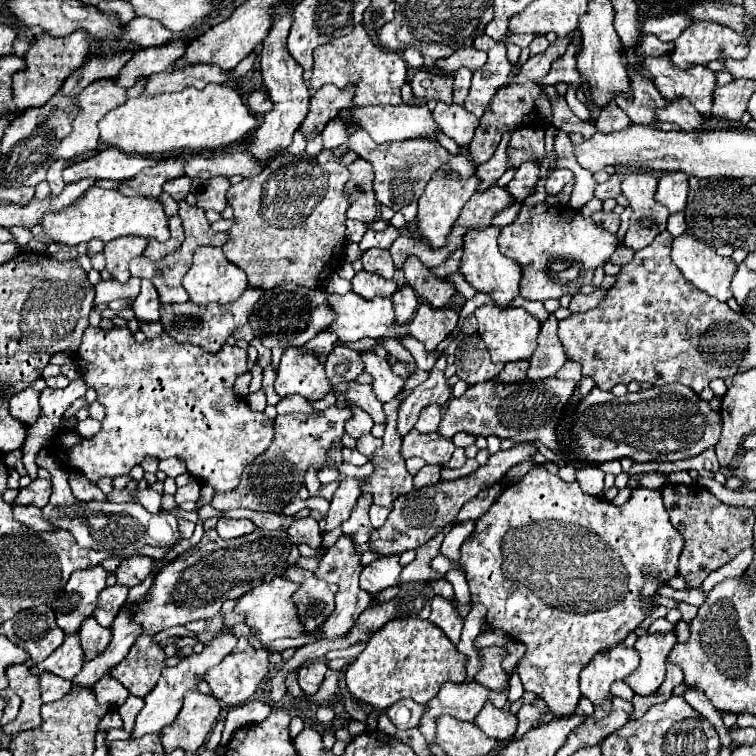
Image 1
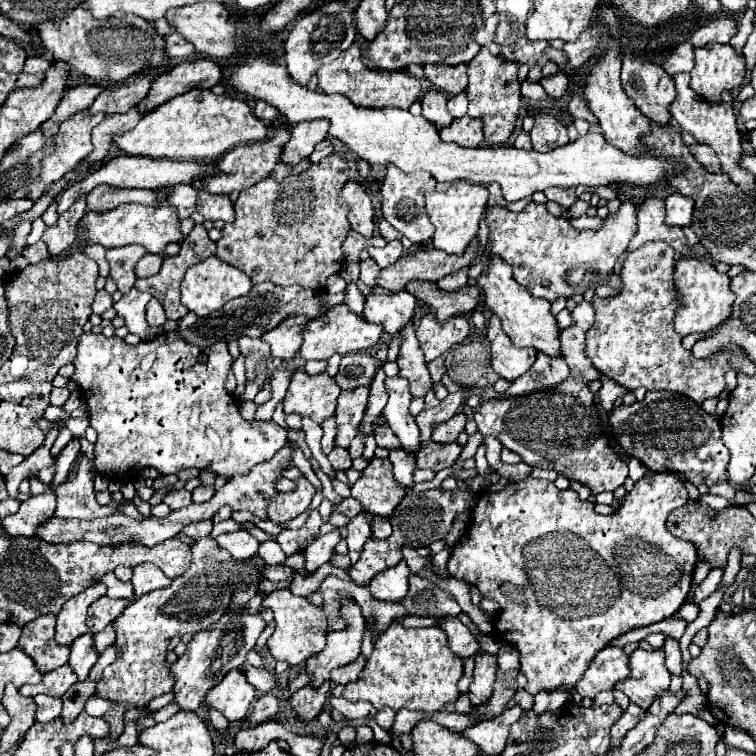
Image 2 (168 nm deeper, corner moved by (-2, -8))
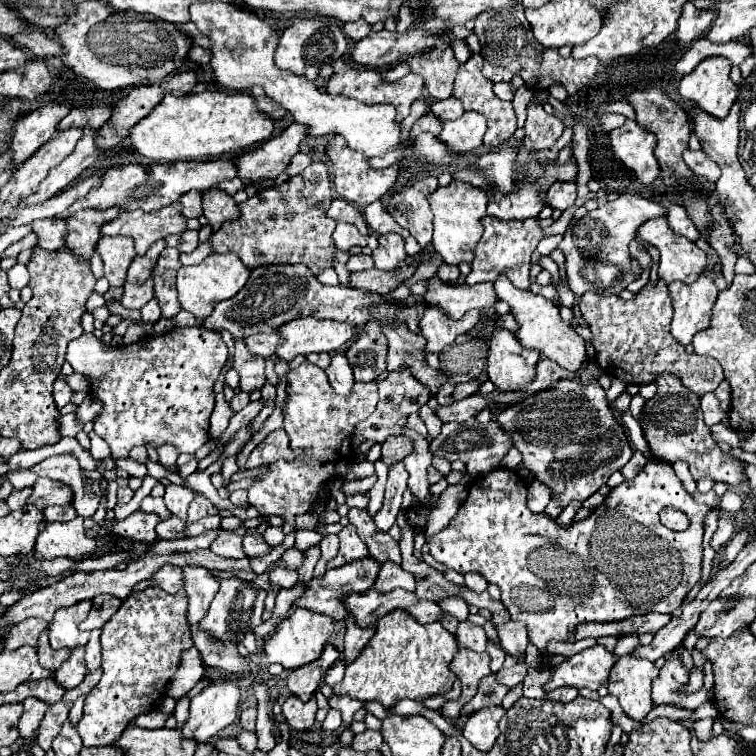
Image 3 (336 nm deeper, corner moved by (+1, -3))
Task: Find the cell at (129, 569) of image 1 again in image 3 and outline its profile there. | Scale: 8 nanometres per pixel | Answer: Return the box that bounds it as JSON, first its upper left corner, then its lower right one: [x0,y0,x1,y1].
[151,565,185,593]

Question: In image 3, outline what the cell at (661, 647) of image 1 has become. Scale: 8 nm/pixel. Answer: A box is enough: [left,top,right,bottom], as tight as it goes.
[607,657,659,719]

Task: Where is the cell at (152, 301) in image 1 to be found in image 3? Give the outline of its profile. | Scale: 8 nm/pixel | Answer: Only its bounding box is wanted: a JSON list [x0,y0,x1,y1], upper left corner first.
[141,299,161,323]

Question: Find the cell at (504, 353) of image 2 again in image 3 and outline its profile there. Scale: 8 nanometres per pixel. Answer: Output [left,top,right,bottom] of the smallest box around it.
[487,329,539,391]

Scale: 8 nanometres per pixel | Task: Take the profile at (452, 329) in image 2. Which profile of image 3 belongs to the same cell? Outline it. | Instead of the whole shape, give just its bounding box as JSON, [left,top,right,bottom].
[421,307,481,353]

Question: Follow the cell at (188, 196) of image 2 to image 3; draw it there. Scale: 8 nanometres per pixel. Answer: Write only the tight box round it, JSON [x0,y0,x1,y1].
[179,191,203,217]

